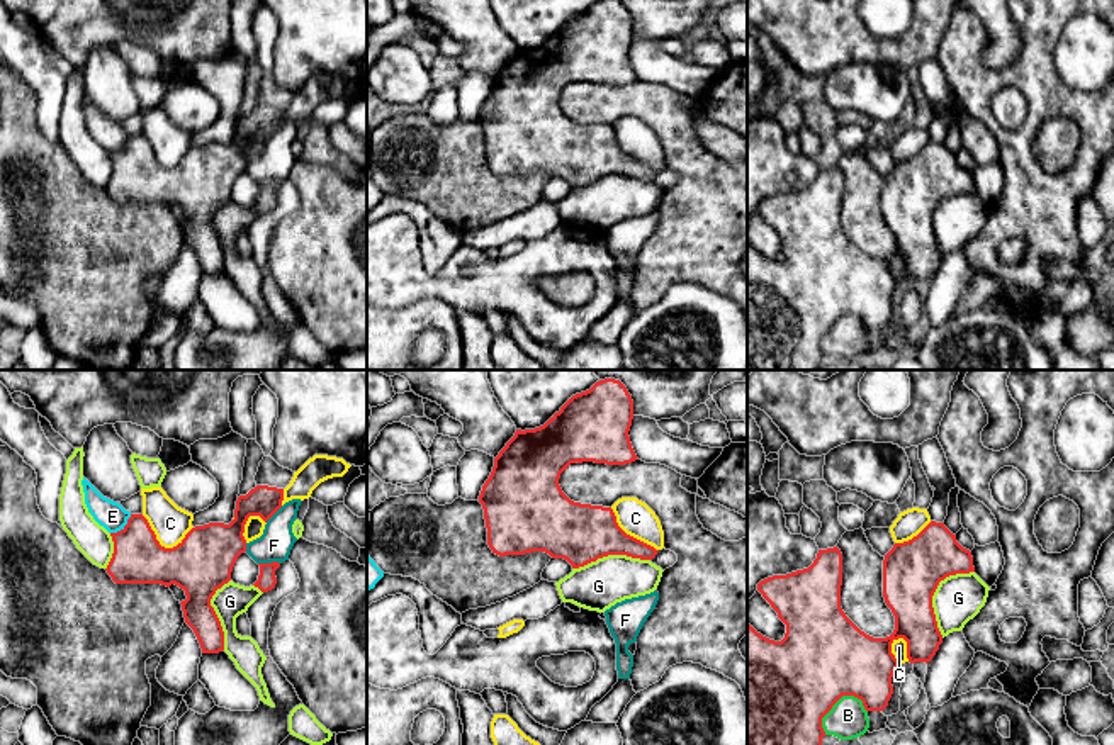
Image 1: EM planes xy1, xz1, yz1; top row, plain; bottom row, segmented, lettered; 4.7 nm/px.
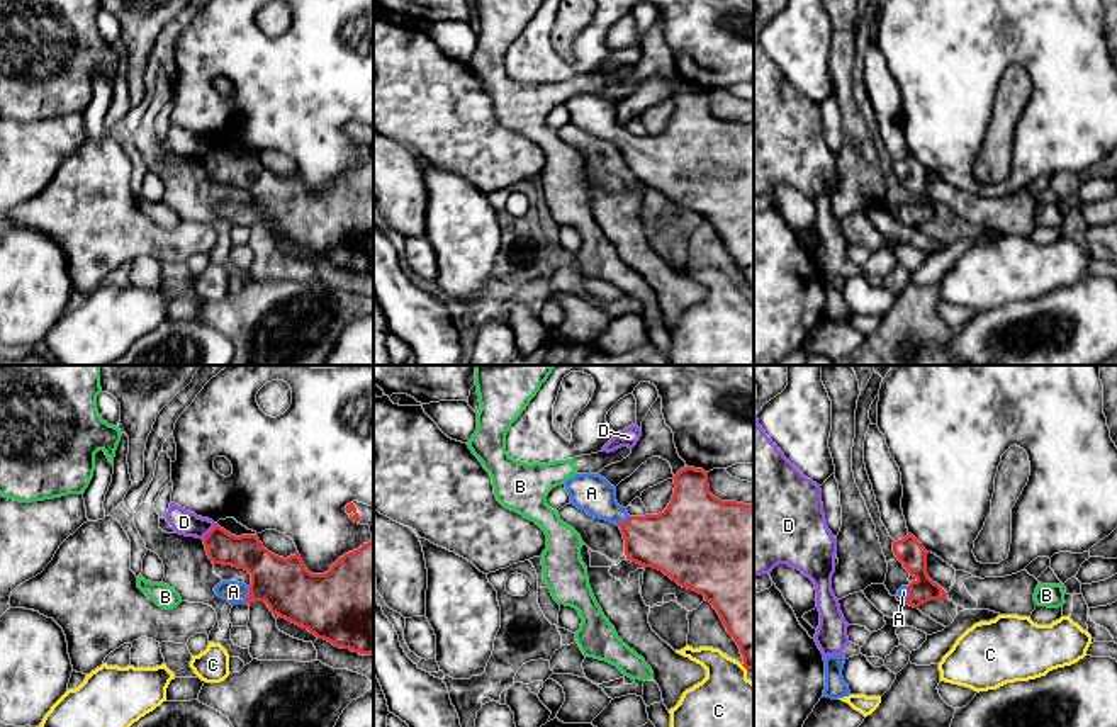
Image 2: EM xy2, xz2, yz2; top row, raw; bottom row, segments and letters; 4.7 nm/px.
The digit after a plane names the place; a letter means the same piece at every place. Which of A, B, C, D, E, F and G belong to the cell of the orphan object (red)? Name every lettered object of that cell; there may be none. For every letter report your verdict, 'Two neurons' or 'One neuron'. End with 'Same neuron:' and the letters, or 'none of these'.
A: One neuron
B: Two neurons
C: Two neurons
D: Two neurons
E: Two neurons
F: Two neurons
G: Two neurons
Same neuron: A

